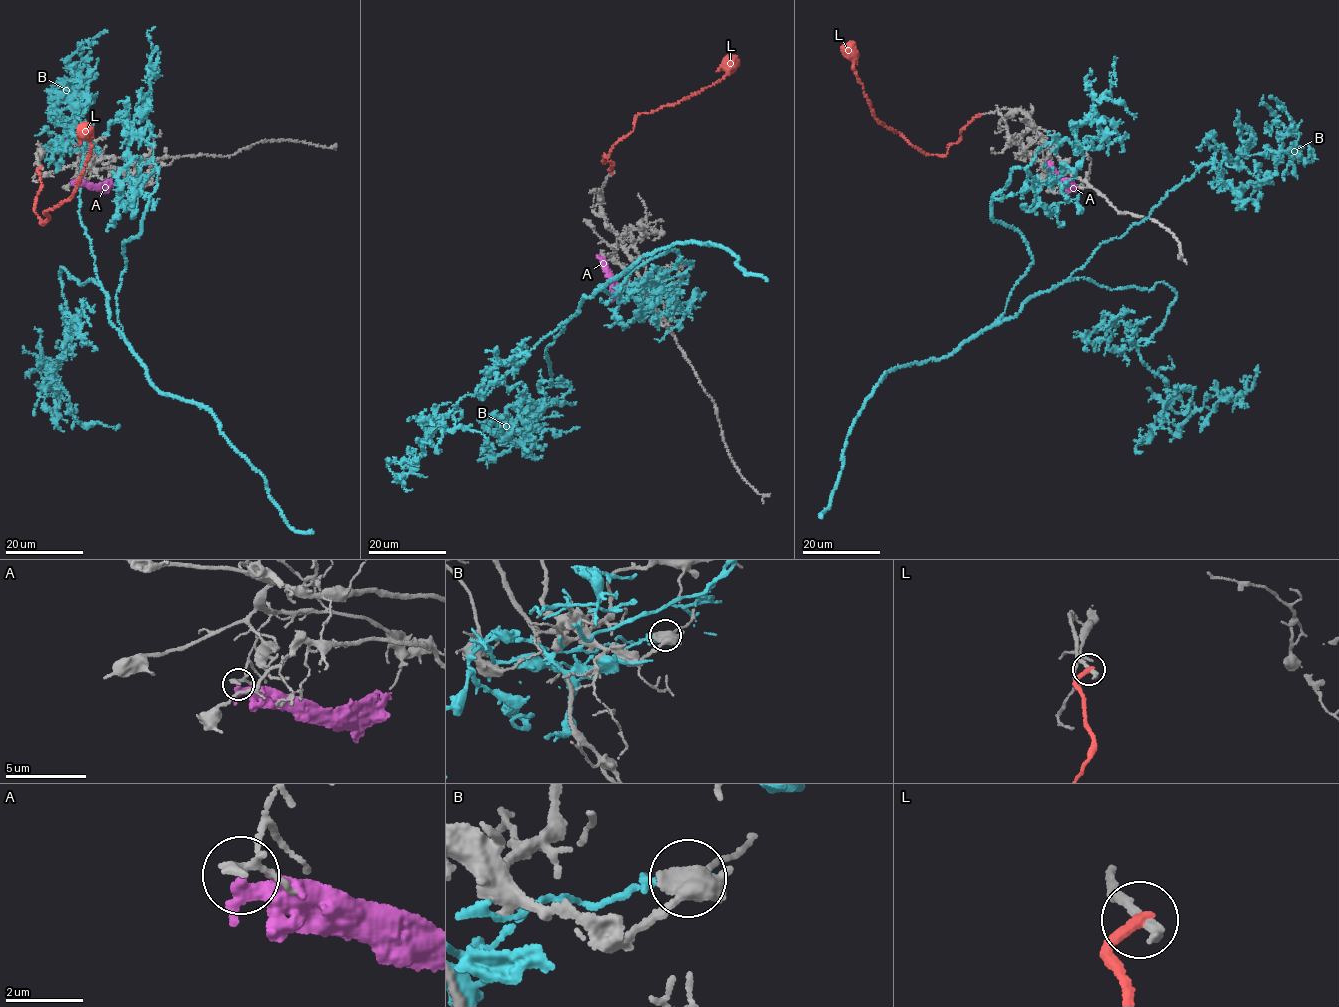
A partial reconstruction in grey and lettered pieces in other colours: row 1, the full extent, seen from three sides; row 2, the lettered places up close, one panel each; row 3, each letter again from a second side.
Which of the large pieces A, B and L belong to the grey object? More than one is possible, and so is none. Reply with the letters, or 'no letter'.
no letter

